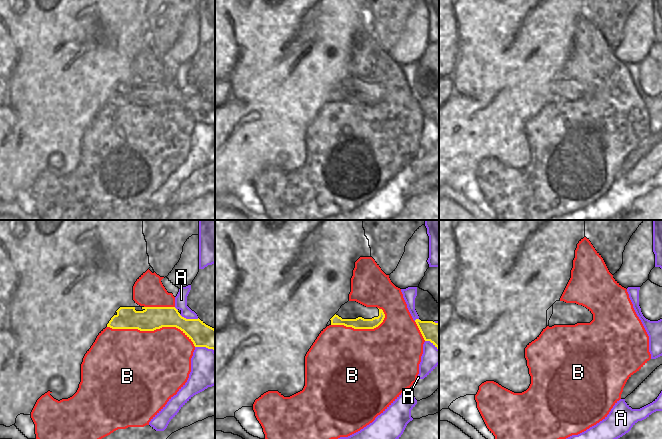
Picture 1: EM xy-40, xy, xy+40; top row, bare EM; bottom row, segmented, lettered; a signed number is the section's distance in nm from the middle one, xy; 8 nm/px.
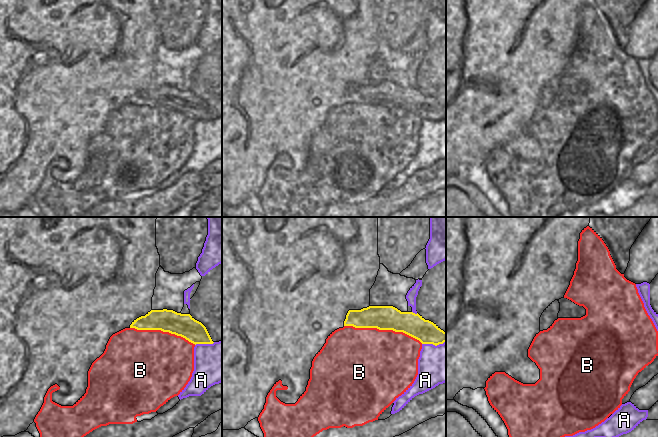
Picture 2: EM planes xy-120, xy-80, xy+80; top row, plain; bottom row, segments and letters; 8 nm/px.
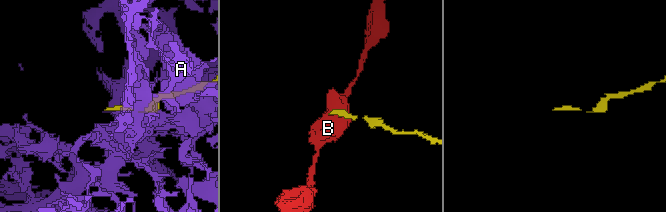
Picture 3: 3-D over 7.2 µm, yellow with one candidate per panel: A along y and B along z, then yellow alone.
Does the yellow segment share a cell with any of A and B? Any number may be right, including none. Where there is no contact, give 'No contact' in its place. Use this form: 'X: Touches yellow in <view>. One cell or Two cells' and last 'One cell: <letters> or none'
A: Touches yellow in xy-40. Two cells
B: Touches yellow in xy-40. Two cells
One cell: none.

